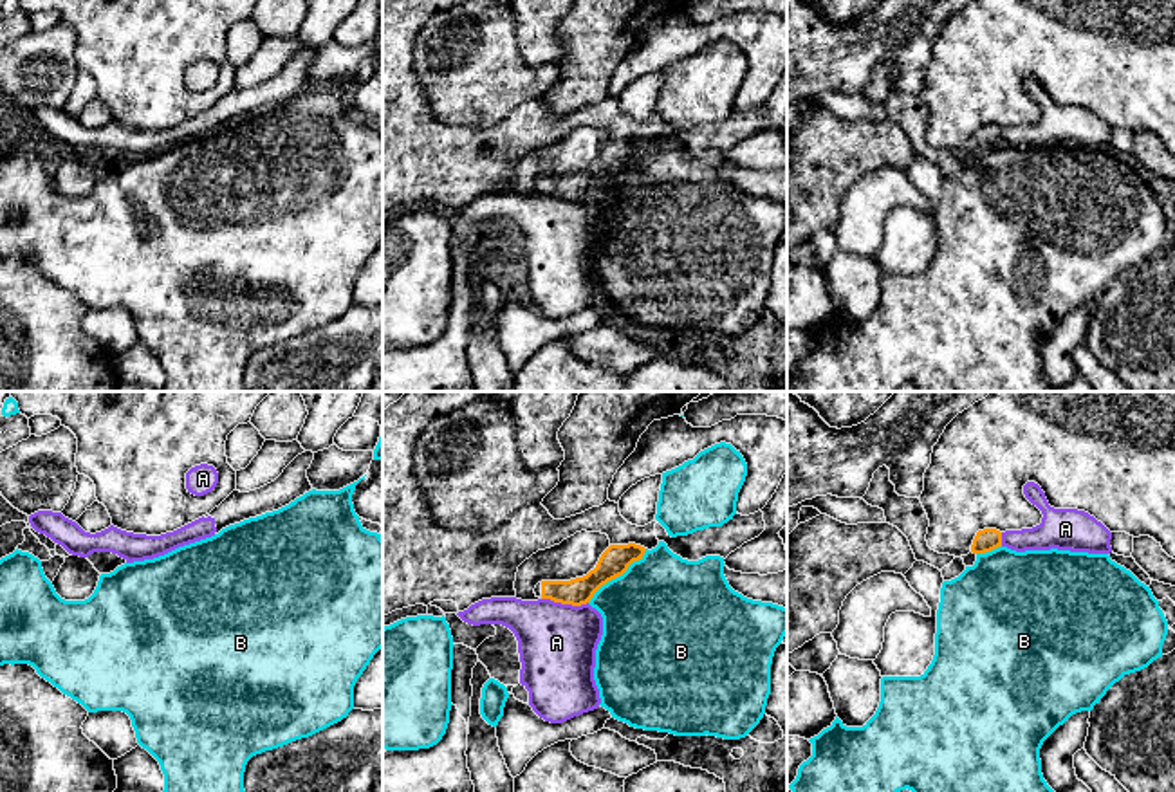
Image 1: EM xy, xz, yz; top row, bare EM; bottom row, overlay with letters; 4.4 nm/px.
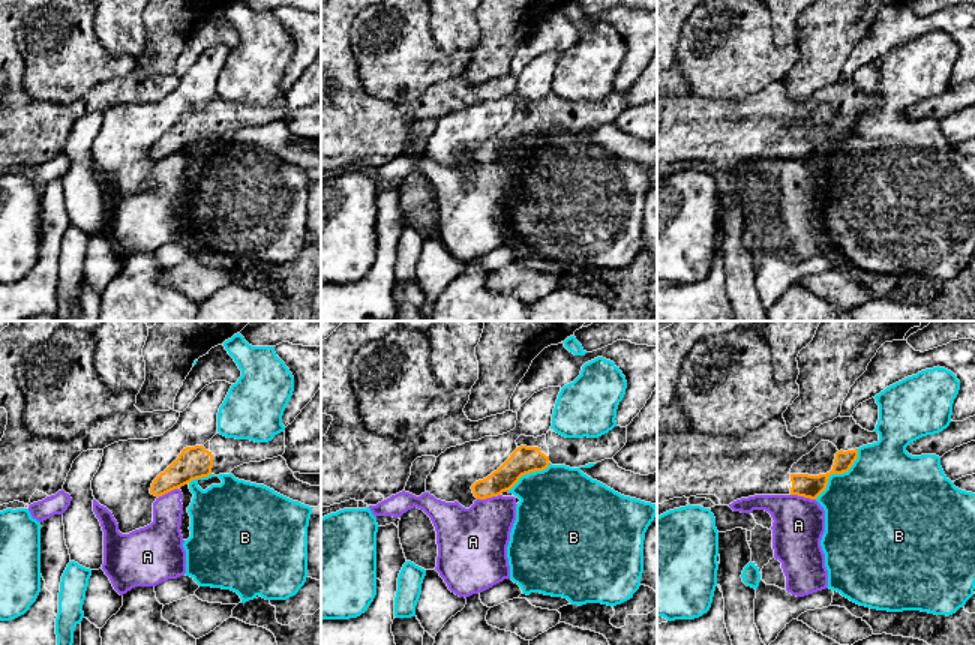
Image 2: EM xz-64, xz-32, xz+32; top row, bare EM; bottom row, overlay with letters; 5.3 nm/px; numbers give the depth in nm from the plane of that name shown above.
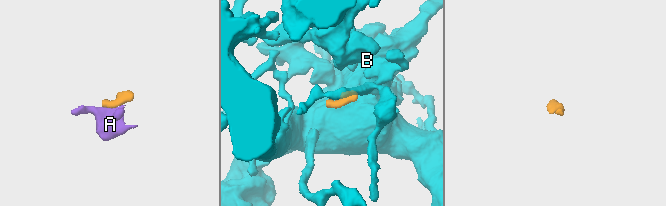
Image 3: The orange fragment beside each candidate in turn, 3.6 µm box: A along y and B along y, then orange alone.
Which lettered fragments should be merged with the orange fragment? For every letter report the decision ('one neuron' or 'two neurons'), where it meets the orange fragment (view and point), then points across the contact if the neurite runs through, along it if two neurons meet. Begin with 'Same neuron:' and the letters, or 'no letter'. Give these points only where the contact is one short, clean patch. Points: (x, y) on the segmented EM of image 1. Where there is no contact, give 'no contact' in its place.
Same neuron: no letter
A: two neurons; meets orange in xz at (565, 603); border along xz (542, 598), (573, 605), (587, 603)
B: two neurons; meets orange in xz at (616, 576); border along xz (647, 549), (621, 574), (609, 580), (589, 603)

